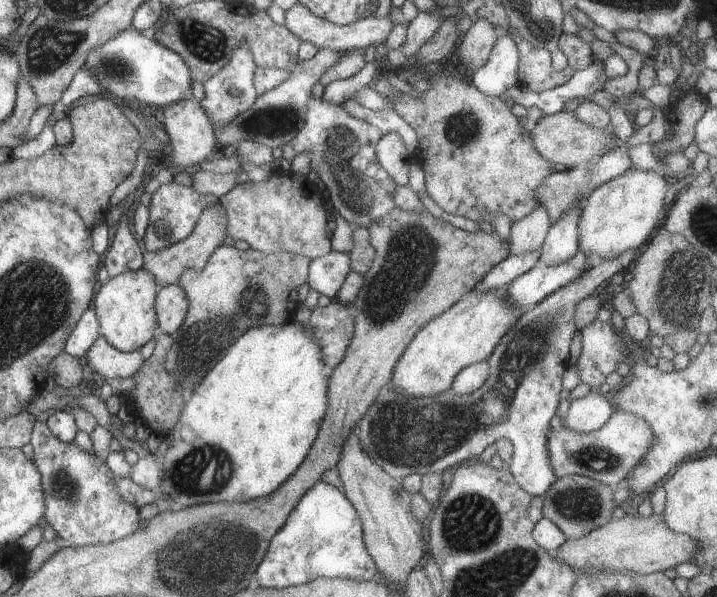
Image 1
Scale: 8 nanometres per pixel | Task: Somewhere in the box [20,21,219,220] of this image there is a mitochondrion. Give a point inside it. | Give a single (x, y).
(46, 48)

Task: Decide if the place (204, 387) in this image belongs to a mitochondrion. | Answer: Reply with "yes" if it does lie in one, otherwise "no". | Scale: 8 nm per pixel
no

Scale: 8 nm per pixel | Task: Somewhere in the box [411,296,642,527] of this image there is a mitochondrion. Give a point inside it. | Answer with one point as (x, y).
(576, 504)

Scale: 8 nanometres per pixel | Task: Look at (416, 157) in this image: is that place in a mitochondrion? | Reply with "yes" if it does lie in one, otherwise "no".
no

